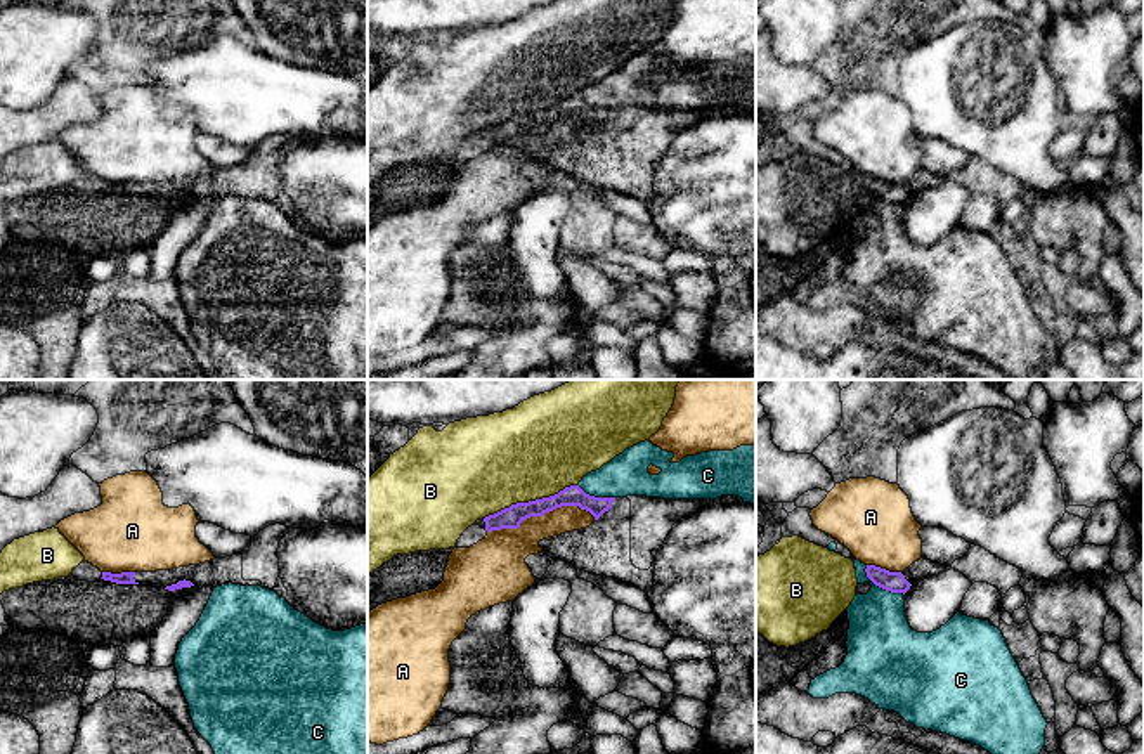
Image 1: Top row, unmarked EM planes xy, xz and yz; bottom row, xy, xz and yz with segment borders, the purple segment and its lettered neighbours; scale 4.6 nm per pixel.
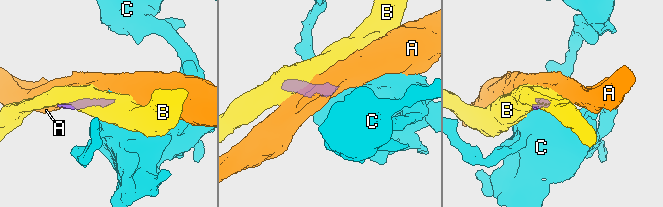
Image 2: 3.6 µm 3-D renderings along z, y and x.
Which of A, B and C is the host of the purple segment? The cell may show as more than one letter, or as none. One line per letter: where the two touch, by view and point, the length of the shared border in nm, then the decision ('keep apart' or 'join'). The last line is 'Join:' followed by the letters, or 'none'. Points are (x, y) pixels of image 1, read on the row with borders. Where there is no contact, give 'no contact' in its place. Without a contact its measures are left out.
A: contact xz (541, 515); length 500 nm; keep apart
B: contact xz (531, 501); length 460 nm; keep apart
C: contact yz (881, 586); length 240 nm; keep apart
Join: none

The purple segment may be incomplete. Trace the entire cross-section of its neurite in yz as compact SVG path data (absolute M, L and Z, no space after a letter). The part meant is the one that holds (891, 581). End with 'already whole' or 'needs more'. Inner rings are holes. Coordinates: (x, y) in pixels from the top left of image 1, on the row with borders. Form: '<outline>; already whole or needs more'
M920 558L903 572L889 572L886 569L867 565L867 577L879 588L891 593L907 593L913 582L926 575L938 575L946 570L945 565Z; needs more

